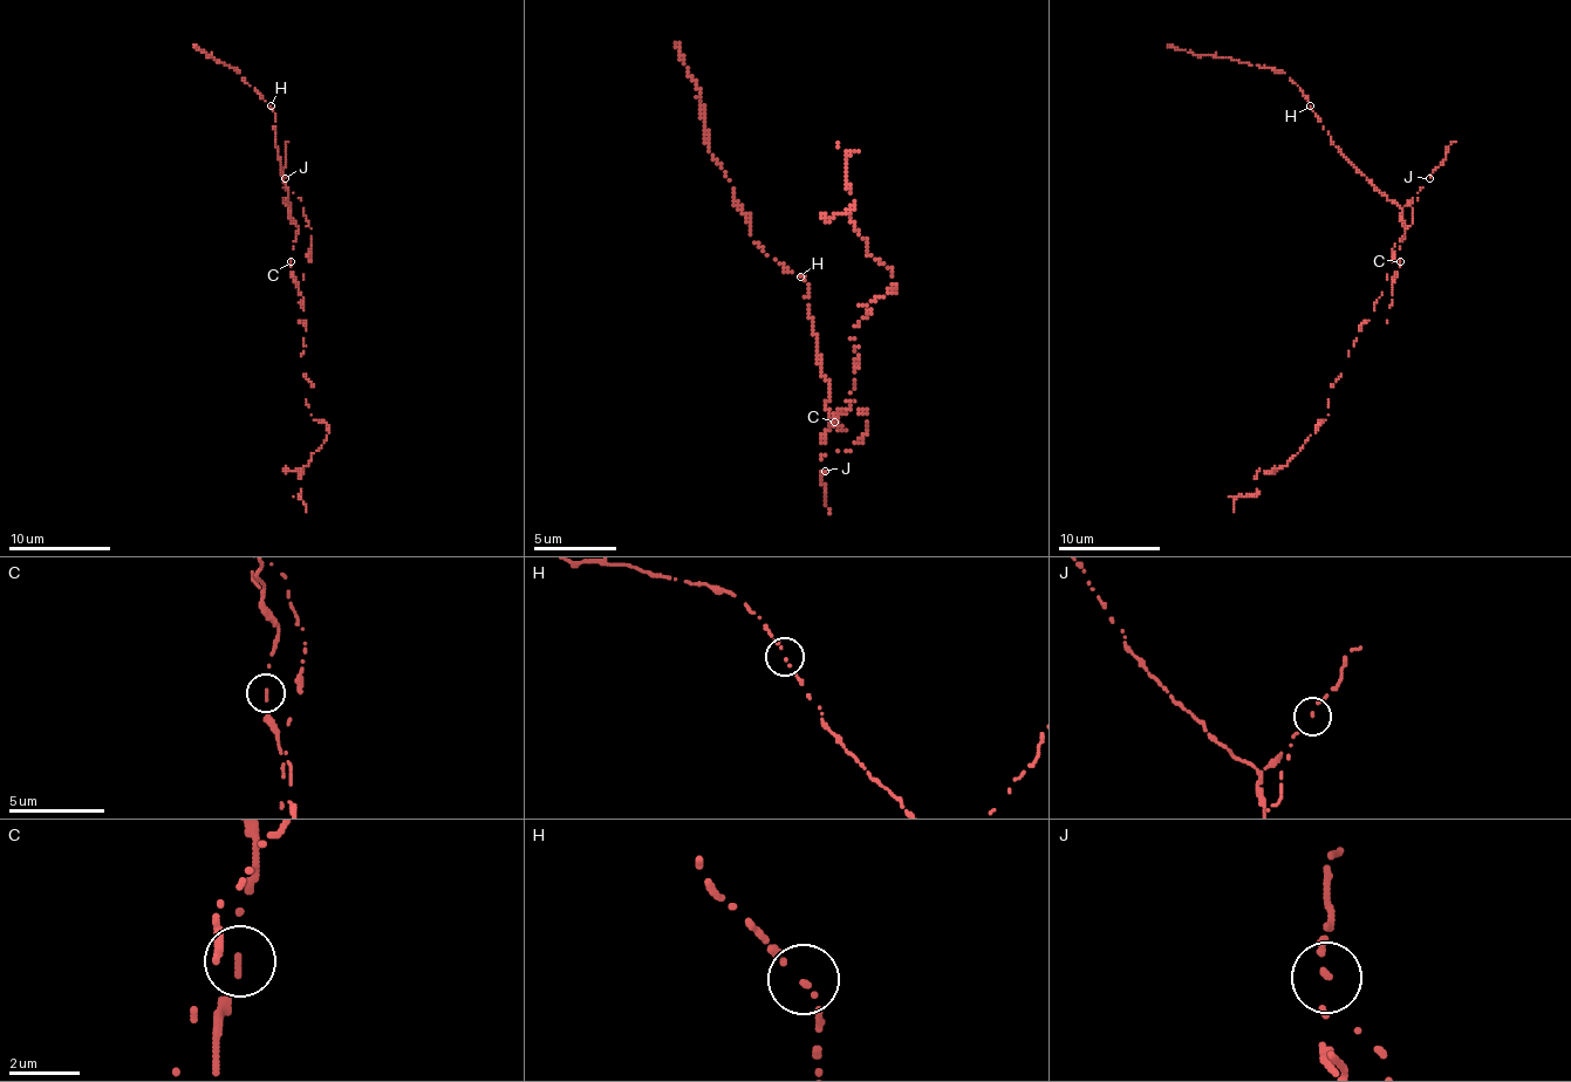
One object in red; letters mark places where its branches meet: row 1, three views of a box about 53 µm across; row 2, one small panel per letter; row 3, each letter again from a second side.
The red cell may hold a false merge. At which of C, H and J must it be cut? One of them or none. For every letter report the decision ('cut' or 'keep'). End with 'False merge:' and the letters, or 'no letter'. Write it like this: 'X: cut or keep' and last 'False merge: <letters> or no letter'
C: keep
H: keep
J: cut
False merge: J

